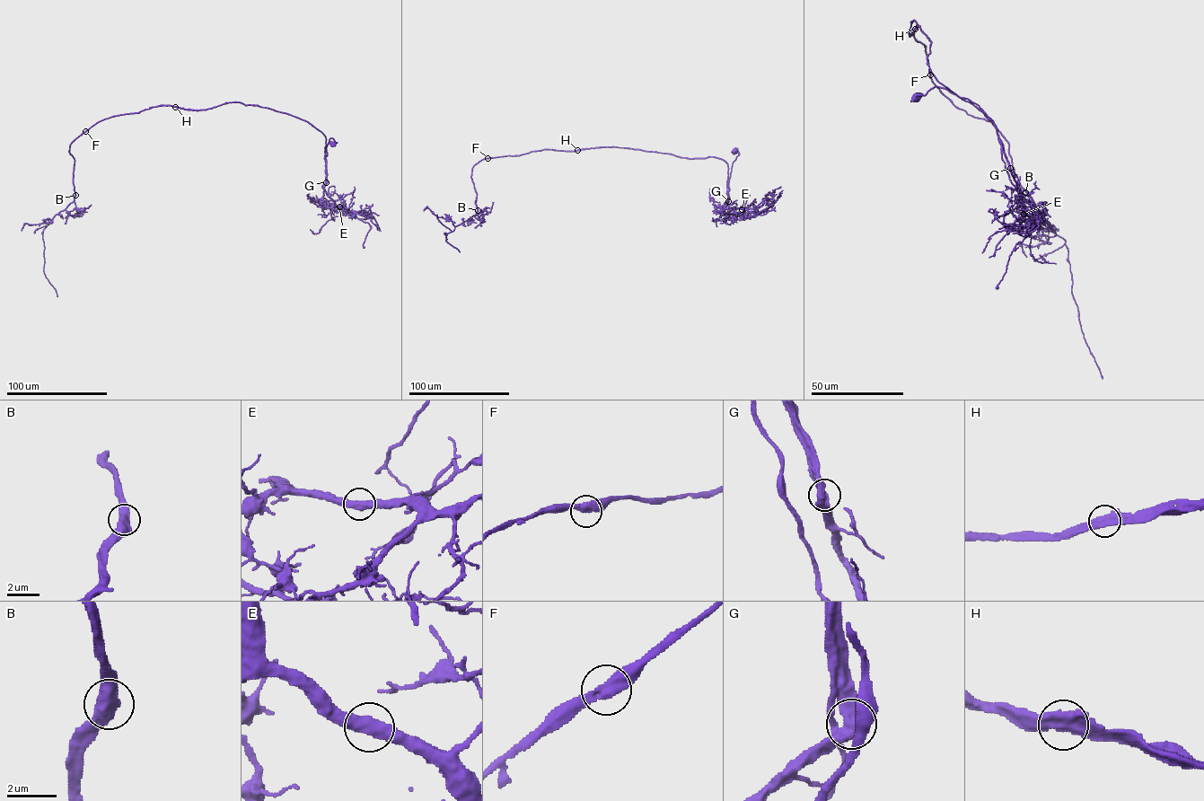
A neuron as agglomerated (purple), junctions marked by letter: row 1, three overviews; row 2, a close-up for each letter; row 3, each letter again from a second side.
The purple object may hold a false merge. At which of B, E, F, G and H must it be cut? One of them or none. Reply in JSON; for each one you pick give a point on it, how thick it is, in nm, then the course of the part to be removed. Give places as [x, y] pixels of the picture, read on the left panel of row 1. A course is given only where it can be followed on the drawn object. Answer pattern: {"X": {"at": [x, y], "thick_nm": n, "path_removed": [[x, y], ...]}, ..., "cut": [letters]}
{"H": {"at": [175, 107], "thick_nm": 500, "path_removed": [[175, 107], [202, 110]]}, "cut": ["H"]}

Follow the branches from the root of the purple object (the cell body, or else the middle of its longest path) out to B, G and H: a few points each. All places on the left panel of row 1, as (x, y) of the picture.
B: (332, 144), (327, 155), (325, 136), (311, 124), (257, 105), (152, 107), (101, 120), (71, 143), (75, 195)
G: (332, 144), (336, 142), (330, 138), (326, 148), (326, 182)
H: (332, 144), (336, 142), (330, 138), (327, 155), (321, 132), (268, 108), (237, 101), (197, 110), (175, 107)

